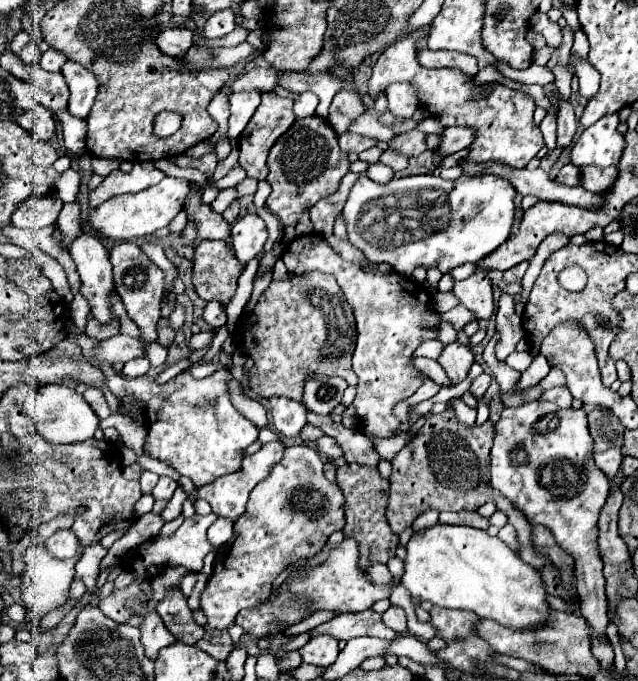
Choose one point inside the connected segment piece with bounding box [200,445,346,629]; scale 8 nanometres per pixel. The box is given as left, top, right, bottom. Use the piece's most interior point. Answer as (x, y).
(291, 513)

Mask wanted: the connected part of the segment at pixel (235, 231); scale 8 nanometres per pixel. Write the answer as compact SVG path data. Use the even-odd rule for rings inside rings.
M248 213L242 219L238 219L232 225L230 233L232 233L232 247L240 263L248 263L250 259L258 257L268 239L266 223L256 213Z

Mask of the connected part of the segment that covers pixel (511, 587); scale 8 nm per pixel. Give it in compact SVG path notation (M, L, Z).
M436 523L416 531L406 545L402 585L420 601L448 609L468 609L504 627L536 627L548 619L540 573L520 561L504 541L474 527Z

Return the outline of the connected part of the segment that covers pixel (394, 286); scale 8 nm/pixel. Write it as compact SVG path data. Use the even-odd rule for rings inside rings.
M318 233L296 237L286 245L282 259L290 273L322 271L336 277L346 301L354 309L356 320L357 340L352 357L352 369L358 375L358 393L354 399L356 415L360 417L366 435L390 437L400 425L400 421L392 415L394 405L414 395L422 383L422 377L426 377L412 365L414 349L422 341L436 337L434 329L438 319L450 321L456 331L460 331L468 321L474 321L476 317L464 305L458 305L444 315L436 313L432 307L432 297L420 283L394 271L366 271L358 261L344 261Z

